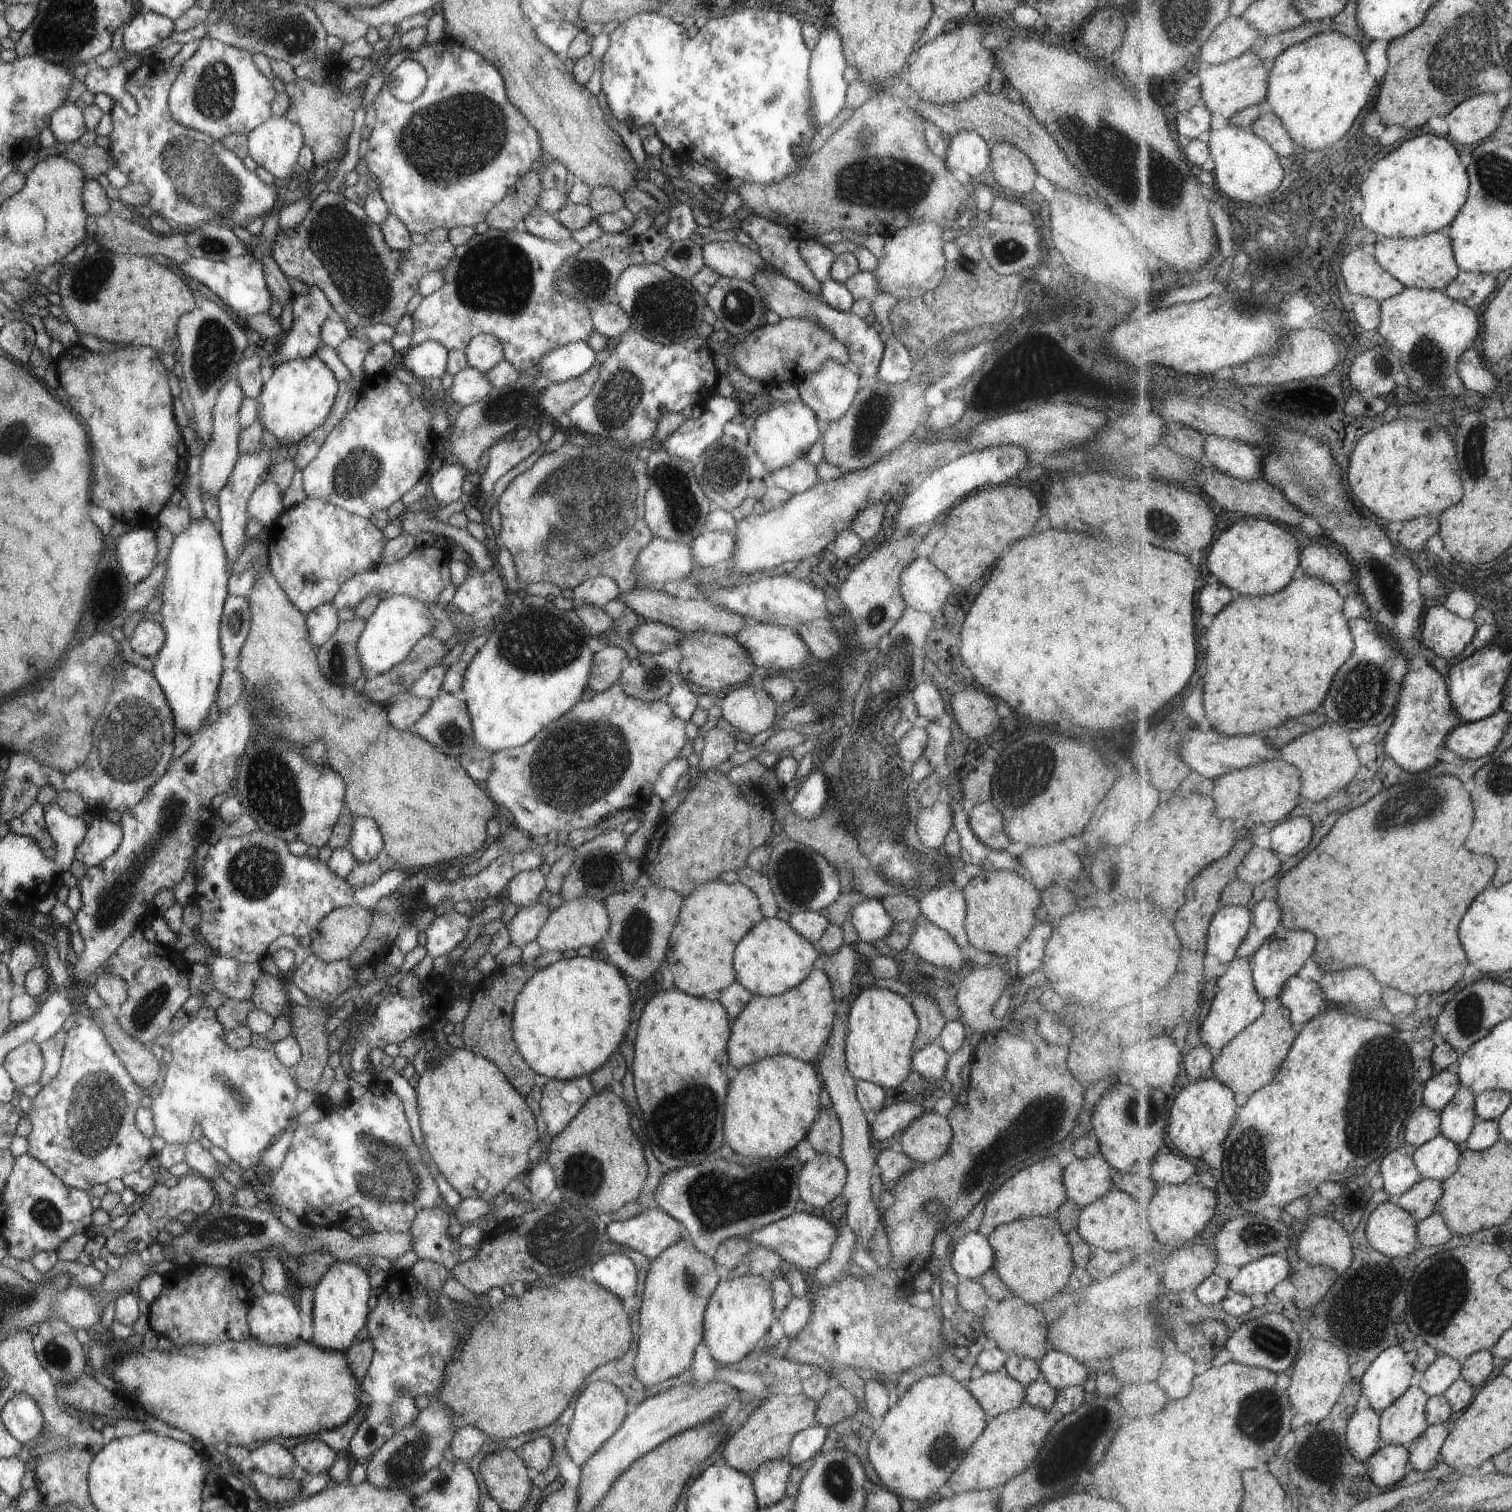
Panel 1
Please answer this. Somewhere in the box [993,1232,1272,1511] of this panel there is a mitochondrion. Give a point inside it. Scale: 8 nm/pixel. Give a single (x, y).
(1061, 1446)

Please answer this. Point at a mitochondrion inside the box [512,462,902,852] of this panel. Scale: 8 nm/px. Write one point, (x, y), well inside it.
(557, 779)

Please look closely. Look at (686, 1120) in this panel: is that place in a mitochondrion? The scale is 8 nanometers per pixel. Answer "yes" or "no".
yes

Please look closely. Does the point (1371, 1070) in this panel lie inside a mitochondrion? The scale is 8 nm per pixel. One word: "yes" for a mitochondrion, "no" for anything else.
yes

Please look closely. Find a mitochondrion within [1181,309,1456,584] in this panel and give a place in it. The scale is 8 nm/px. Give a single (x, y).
(1423, 345)

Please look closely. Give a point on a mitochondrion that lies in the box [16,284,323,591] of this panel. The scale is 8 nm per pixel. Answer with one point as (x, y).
(214, 353)

